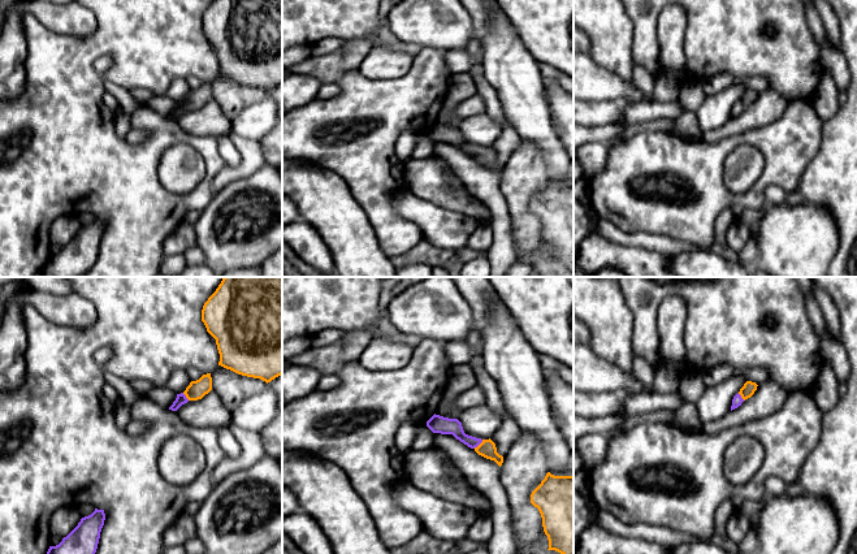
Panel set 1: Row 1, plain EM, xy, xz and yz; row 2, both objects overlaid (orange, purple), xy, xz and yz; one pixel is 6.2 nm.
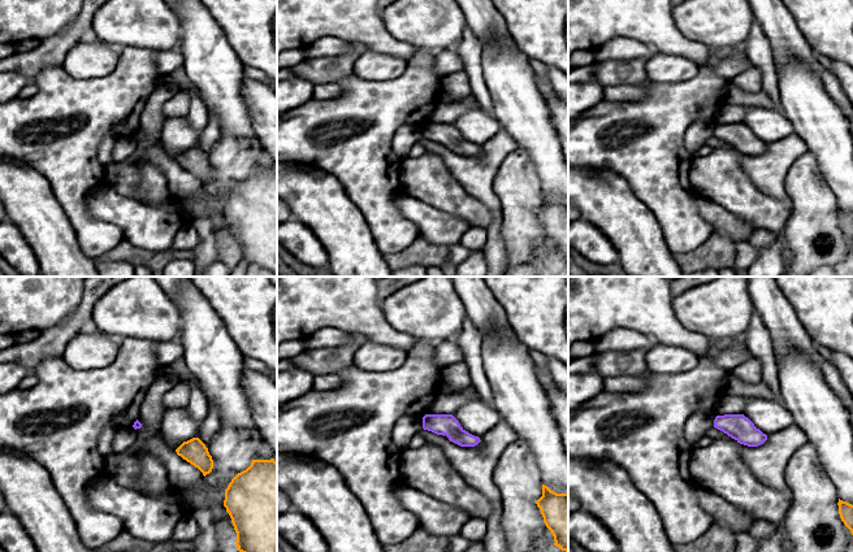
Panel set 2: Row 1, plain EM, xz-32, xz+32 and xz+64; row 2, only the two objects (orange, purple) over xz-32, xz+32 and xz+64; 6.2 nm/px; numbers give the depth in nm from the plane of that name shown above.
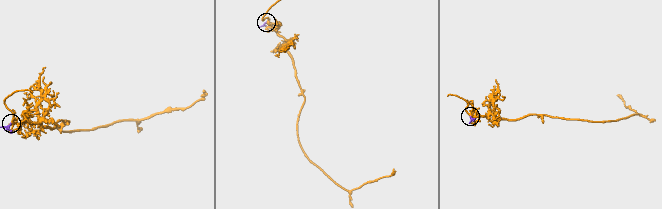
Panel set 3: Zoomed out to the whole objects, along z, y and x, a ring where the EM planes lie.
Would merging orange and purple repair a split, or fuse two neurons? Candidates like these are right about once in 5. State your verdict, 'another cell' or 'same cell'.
same cell

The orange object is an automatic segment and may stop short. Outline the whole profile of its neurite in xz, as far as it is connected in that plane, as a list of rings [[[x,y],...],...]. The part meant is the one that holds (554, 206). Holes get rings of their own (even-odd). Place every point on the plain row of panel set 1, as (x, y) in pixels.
[[[546,182],[532,200],[531,212],[538,217],[549,257],[574,272],[574,185]]]

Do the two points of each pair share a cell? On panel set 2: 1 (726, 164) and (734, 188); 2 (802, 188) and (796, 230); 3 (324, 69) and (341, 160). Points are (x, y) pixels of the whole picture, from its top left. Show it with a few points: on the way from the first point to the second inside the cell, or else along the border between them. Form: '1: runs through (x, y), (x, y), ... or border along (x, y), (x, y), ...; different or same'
1: runs through (731, 170), (731, 182); same
2: runs through (802, 199), (802, 220); same
3: border along (353, 73), (338, 83); different

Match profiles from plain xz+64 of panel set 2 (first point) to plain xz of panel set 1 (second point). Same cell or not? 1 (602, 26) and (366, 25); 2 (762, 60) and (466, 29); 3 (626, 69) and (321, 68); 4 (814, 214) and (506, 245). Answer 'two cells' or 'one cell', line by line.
1: one cell
2: two cells
3: one cell
4: two cells

